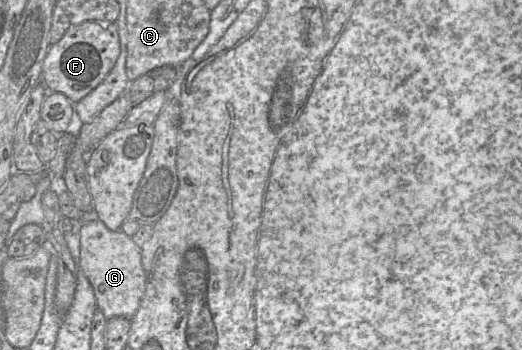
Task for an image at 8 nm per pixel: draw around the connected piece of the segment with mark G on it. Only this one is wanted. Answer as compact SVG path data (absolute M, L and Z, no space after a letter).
M100 220L85 221L80 230L80 267L94 290L97 308L108 320L113 317L132 319L139 309L146 290L146 275L142 266L141 249L123 231L112 231Z

